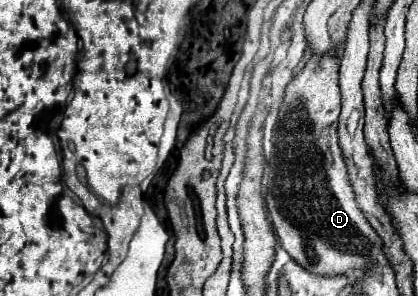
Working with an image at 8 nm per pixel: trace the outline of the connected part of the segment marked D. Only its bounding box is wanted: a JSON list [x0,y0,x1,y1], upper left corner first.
[266,51,382,275]

